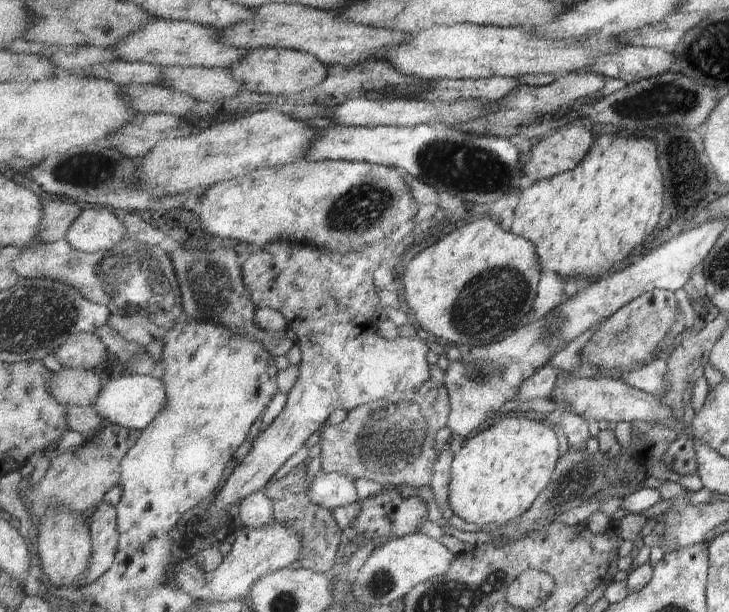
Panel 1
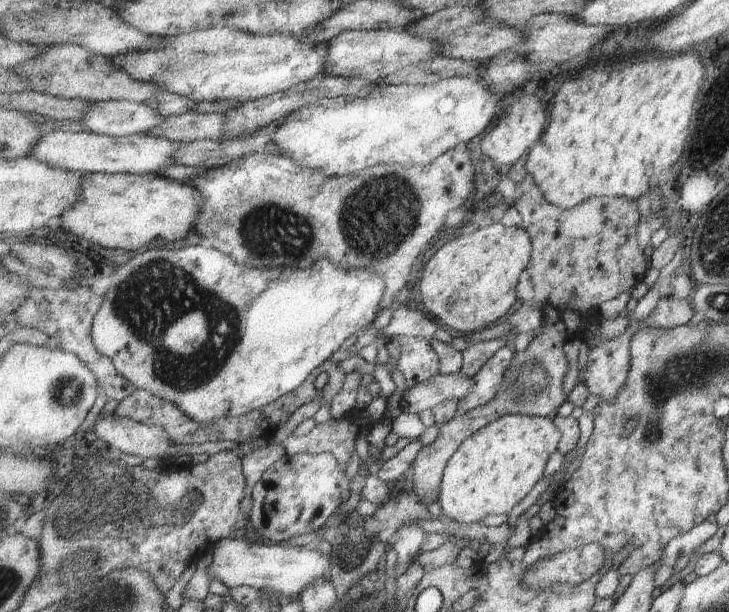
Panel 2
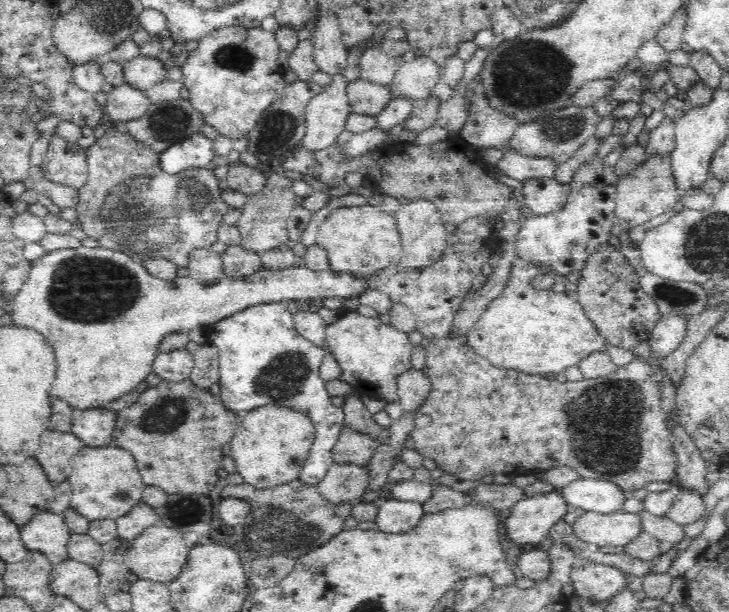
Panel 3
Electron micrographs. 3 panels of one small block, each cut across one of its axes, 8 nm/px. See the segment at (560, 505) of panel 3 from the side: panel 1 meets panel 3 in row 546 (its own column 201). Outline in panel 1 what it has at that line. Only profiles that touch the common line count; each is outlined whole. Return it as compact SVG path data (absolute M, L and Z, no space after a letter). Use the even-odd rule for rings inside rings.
M389 237L340 253L327 247L316 247L313 243L279 239L255 249L243 262L242 277L257 308L275 309L291 324L302 353L300 375L293 390L287 394L281 413L259 432L251 452L228 476L215 502L200 515L209 527L218 528L219 522L231 518L227 516L227 510L233 504L263 490L309 436L327 424L337 408L348 412L394 392L419 388L431 378L429 364L433 357L427 341L416 336L390 341L378 333L381 317L375 317L373 313L379 306L377 292L380 288L375 286L373 272L380 271L388 244L391 244Z

